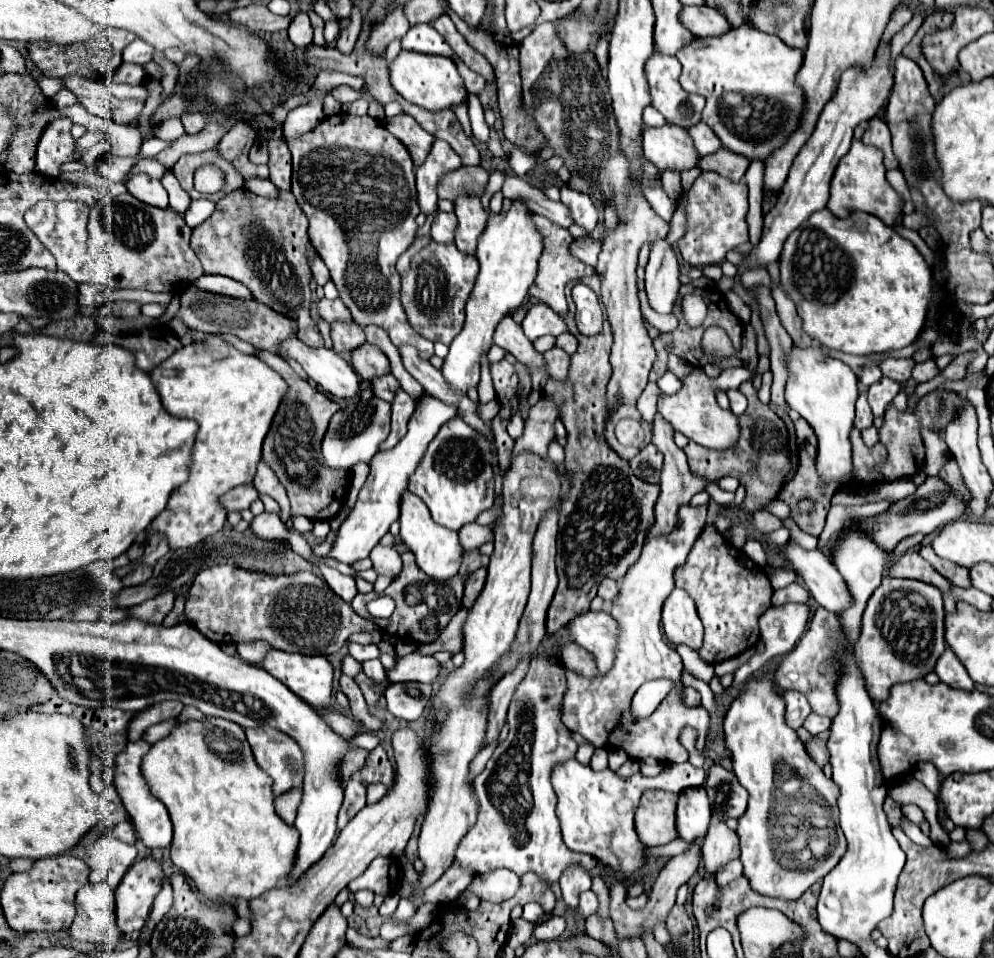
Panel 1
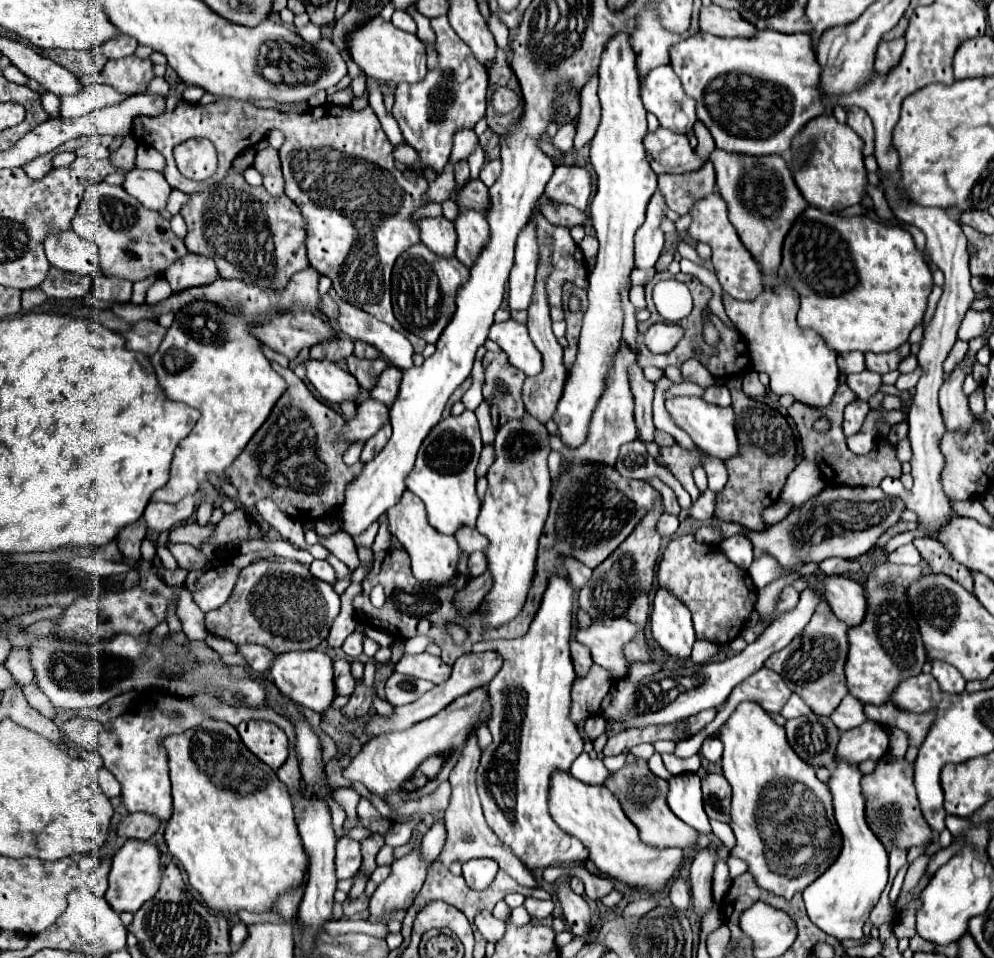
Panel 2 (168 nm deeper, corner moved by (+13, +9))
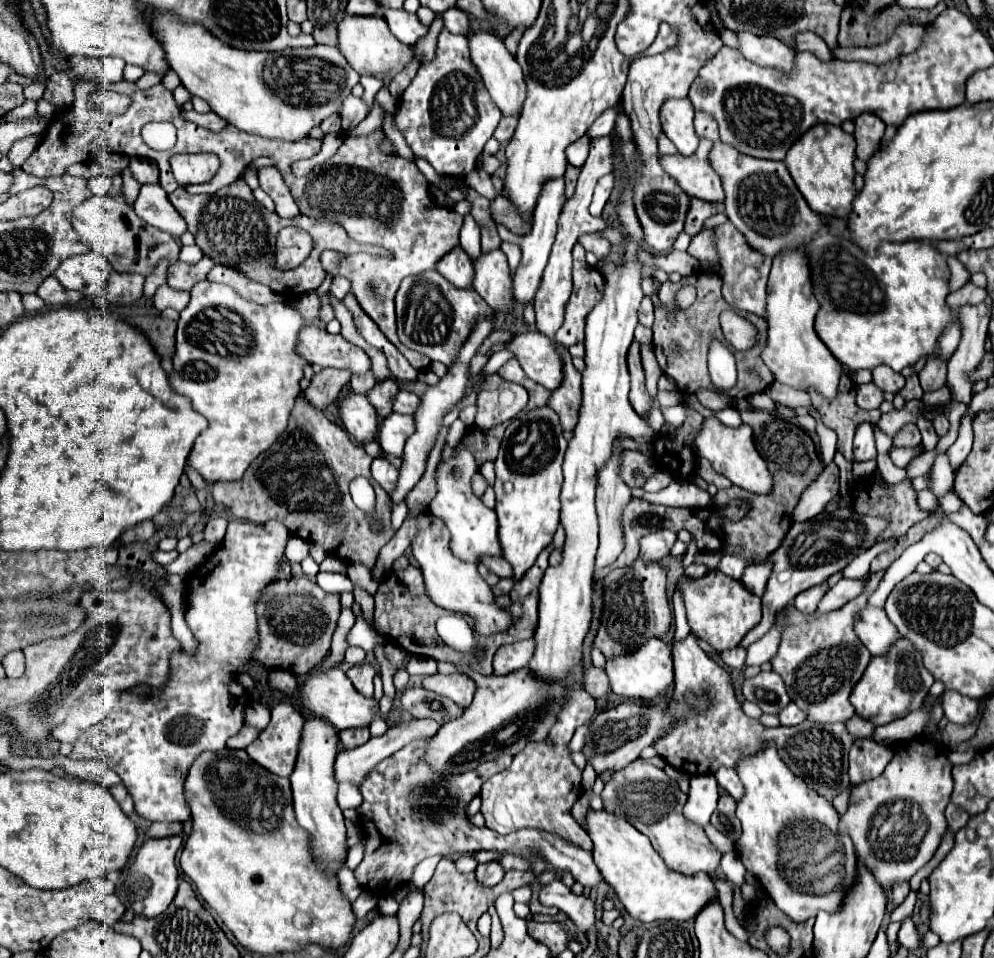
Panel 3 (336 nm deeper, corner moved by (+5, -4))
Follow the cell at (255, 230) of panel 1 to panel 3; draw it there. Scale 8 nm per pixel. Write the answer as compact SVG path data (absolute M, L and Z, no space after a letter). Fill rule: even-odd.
M238 178L232 186L226 186L226 188L218 190L216 194L188 194L184 188L178 188L172 194L168 194L168 198L174 204L174 208L180 212L180 216L186 220L188 230L196 238L196 246L206 256L210 256L216 264L238 270L246 278L252 278L256 282L264 282L266 286L270 286L276 294L284 296L286 300L296 300L304 292L316 290L322 284L322 280L326 278L326 272L320 264L320 254L324 250L334 249L347 255L365 251L364 247L368 246L348 238L348 234L336 222L314 220L314 218L308 218L302 214L298 214L292 220L280 218L276 212L266 210L262 204L258 204L254 200L252 190L244 182L244 178ZM286 226L306 230L314 240L314 248L312 248L310 256L298 268L292 268L292 270L278 268L276 260L274 260L276 258L274 256L276 234Z

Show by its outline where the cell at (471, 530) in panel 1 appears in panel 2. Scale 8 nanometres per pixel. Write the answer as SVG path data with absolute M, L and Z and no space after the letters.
M470 527L458 529L458 533L454 537L456 537L460 549L466 551L468 555L474 551L484 551L488 547L488 539L480 537L480 533L476 533L476 529L470 529Z

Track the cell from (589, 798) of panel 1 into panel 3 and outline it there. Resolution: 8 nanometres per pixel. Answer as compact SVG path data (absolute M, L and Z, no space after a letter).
M588 808L584 826L594 842L594 862L600 868L604 880L614 888L628 914L640 922L676 920L684 922L694 918L706 902L716 896L716 888L708 874L686 876L670 870L660 854L656 854L650 840L640 834L628 820L614 816L606 810Z

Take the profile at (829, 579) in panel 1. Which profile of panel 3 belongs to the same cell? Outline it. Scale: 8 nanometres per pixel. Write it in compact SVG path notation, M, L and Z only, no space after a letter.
M864 606L860 610L858 620L854 622L856 636L862 640L862 644L872 652L872 656L882 656L892 642L898 640L898 630L888 620L884 608L876 606Z

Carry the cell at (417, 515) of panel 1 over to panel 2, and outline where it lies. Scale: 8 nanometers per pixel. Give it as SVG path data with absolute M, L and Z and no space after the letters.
M406 491L400 499L398 505L394 505L388 511L388 519L390 519L390 533L394 537L398 537L398 541L402 543L402 547L408 551L410 559L412 559L412 575L426 583L426 581L434 581L434 583L448 583L456 577L458 573L458 561L460 561L460 547L456 543L454 537L436 533L436 529L432 529L432 525L428 523L426 517L426 509L424 503L410 491Z

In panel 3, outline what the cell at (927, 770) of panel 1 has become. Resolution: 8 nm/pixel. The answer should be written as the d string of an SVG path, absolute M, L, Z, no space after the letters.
M944 690L942 708L944 708L944 716L948 718L948 722L966 724L976 716L978 702L964 694L956 694L956 690Z

